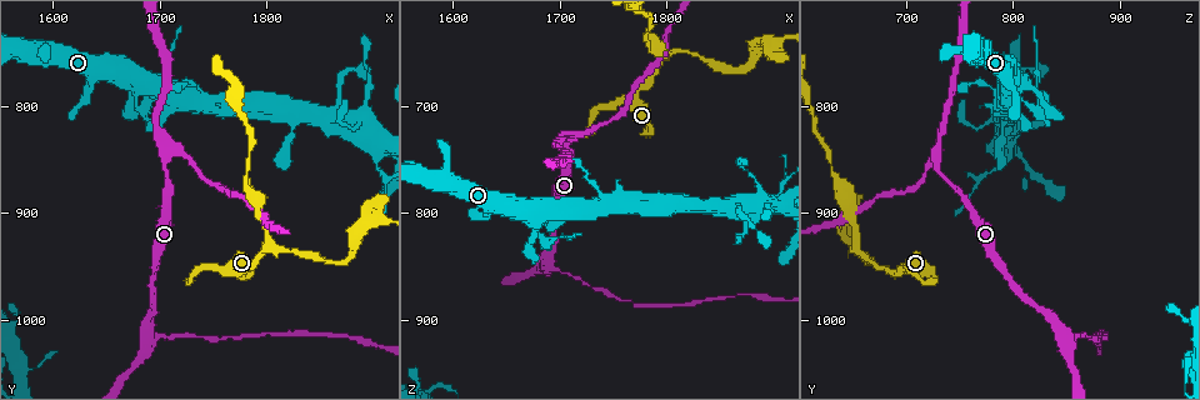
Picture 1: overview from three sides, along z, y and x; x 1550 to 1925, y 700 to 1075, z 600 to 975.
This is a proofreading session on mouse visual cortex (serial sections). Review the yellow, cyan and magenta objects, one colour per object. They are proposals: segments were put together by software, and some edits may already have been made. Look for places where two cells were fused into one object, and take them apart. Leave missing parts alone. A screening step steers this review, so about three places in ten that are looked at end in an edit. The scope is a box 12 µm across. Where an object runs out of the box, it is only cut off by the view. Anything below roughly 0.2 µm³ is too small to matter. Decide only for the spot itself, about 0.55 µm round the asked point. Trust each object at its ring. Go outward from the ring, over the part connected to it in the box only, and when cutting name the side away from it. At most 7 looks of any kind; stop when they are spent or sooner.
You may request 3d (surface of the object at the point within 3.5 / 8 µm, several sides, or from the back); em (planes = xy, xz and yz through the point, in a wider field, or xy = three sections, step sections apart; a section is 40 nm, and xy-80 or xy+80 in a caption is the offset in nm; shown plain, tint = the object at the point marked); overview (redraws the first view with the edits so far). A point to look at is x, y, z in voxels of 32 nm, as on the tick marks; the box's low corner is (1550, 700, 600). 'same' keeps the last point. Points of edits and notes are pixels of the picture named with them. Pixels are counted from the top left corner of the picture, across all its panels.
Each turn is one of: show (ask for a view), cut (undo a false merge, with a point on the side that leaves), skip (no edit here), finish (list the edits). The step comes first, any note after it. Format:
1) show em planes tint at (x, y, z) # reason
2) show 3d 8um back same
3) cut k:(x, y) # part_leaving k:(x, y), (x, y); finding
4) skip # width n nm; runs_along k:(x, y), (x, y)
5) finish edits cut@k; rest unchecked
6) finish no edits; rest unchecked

show 3d 8um at (1710, 844, 728) # three-way junction

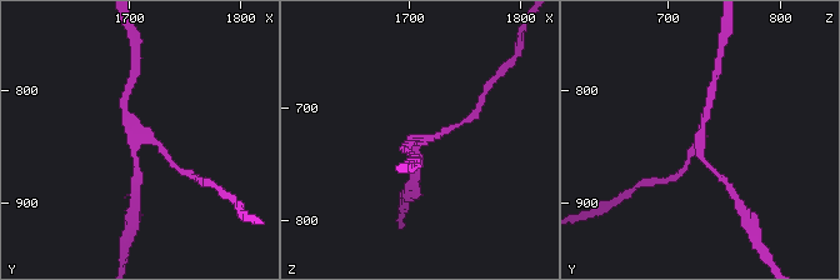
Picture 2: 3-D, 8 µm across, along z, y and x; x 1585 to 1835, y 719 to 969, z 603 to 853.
show 3d 3.5um at (1708, 844, 732)

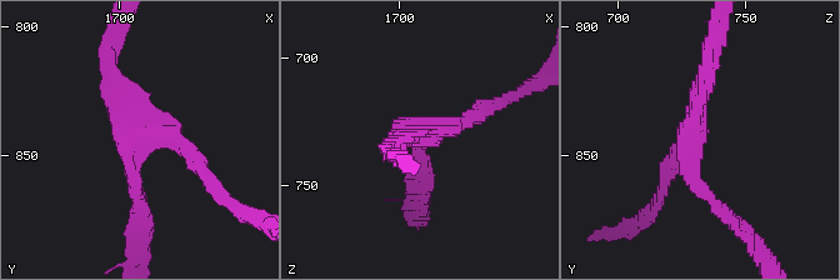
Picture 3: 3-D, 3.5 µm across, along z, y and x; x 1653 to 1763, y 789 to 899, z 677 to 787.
show em xy step 2 tint at (1709, 843, 730) # arms 3; arm_widths 200, 200, 250 nm

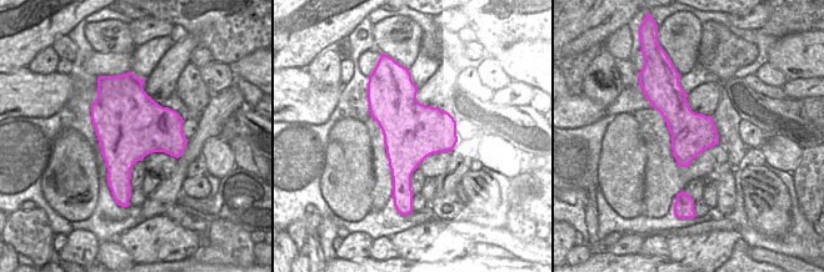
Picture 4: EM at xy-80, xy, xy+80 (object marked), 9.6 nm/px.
skip # runs_along 3:(140, 206), (140, 138), (109, 65); continuous, no second cell

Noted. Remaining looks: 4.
show 3d 3.5um at (1694, 1016, 850) # three arms meet

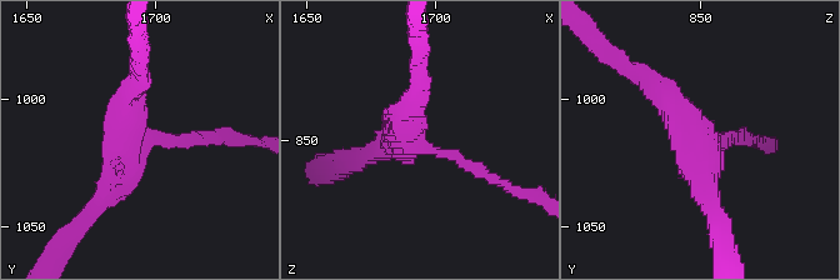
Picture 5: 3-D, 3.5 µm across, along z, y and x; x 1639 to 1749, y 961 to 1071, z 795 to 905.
show em xy step 2 tint at (1691, 1013, 850)

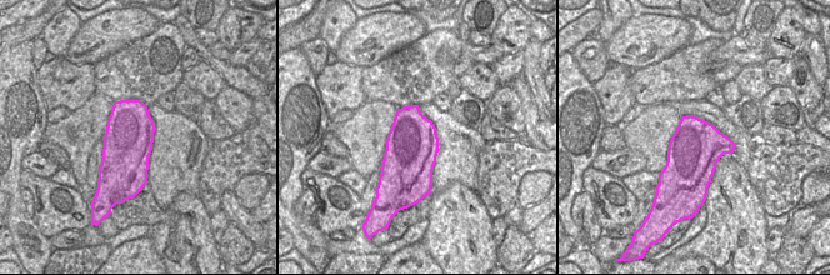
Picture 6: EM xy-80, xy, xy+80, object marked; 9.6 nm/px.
skip # width 500 nm; runs_along 5:(646, 78), (701, 135), (710, 208); one cell here

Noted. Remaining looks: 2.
finish no edits; rest unchecked

